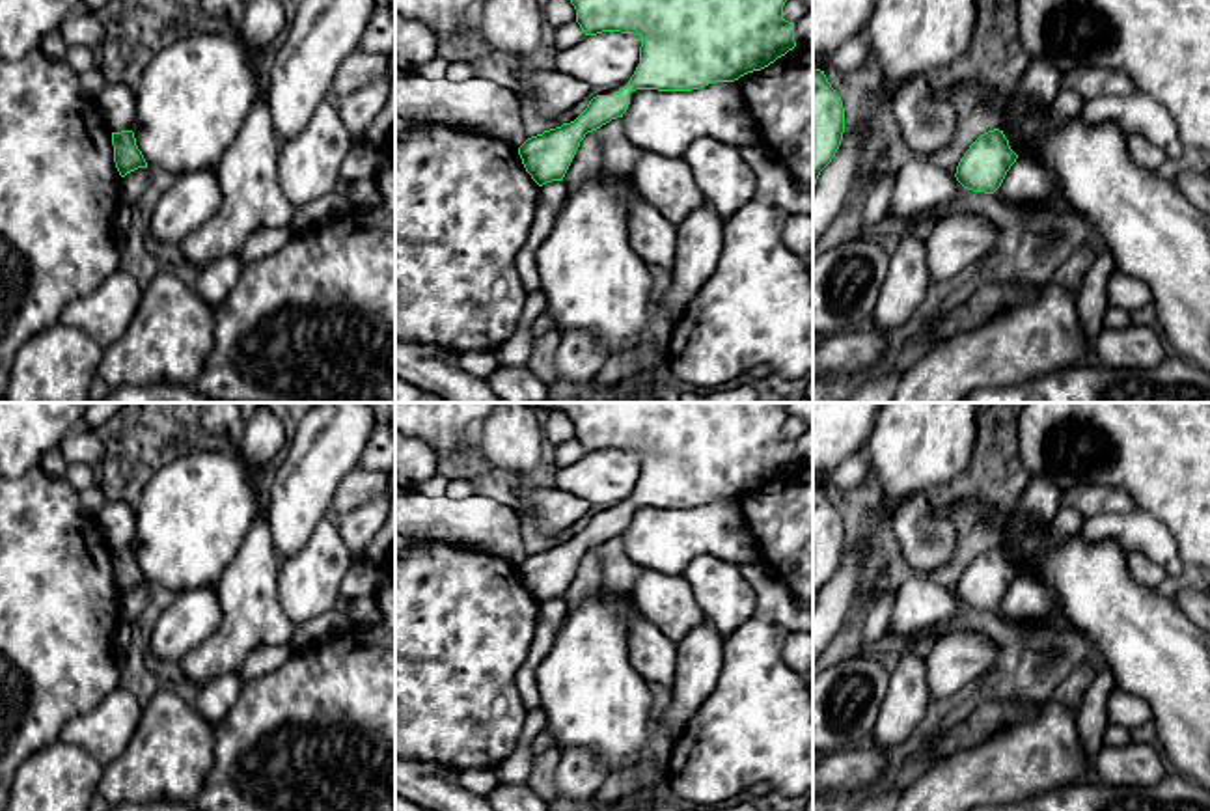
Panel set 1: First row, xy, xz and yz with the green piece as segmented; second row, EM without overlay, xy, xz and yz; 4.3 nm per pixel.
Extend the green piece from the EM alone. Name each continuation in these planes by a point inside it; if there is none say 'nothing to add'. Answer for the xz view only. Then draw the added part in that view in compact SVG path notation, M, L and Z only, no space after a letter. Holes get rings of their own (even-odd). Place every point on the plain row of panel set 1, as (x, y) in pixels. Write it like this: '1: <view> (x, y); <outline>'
nothing to add

